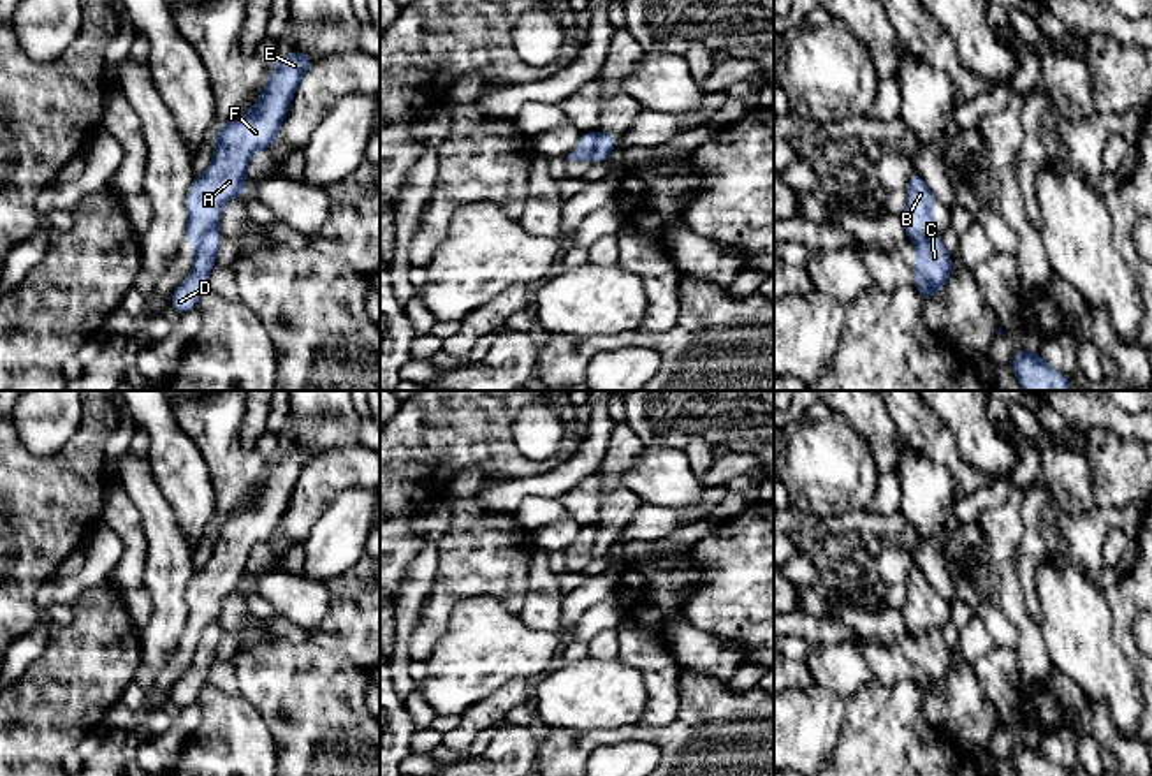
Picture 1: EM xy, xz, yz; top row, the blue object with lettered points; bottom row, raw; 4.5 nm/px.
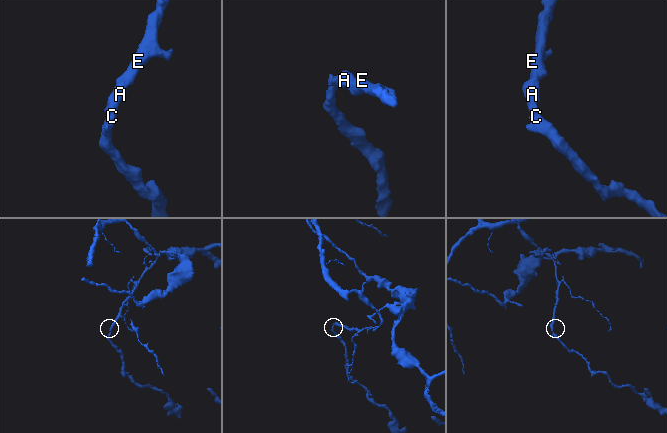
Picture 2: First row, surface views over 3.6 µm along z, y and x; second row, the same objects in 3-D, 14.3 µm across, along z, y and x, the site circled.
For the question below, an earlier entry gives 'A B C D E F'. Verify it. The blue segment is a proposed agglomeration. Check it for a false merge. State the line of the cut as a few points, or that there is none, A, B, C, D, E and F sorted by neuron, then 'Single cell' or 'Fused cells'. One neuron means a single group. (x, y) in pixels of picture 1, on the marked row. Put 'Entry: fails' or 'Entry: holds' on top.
Entry: fails
Split along xz (600, 132), (588, 157). Groups: A B E F / C D. Fused cells

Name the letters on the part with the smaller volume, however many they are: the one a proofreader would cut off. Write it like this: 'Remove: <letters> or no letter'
Remove: C, D

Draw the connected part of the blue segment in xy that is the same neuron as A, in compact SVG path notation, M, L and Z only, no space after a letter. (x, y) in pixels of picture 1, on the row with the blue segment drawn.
M297 49L278 58L257 104L246 114L216 128L211 164L193 179L185 199L188 215L185 243L199 246L206 234L216 231L223 206L246 194L250 158L259 150L276 144L294 92L313 65L315 62Z

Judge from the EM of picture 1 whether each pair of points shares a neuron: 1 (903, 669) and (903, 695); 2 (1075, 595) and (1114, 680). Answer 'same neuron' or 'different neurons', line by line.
1: different neurons
2: same neuron

